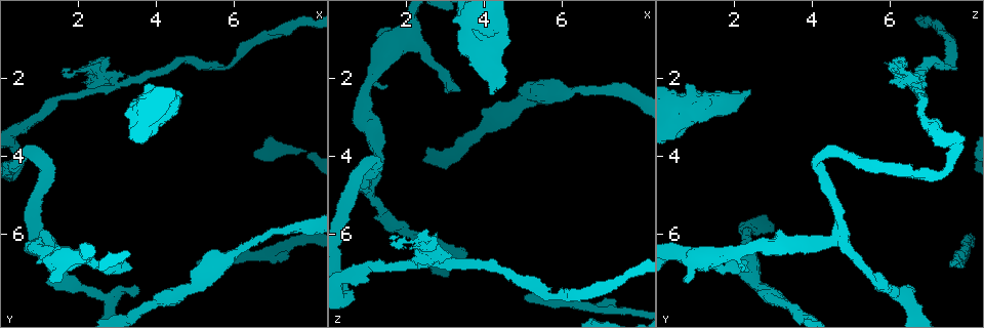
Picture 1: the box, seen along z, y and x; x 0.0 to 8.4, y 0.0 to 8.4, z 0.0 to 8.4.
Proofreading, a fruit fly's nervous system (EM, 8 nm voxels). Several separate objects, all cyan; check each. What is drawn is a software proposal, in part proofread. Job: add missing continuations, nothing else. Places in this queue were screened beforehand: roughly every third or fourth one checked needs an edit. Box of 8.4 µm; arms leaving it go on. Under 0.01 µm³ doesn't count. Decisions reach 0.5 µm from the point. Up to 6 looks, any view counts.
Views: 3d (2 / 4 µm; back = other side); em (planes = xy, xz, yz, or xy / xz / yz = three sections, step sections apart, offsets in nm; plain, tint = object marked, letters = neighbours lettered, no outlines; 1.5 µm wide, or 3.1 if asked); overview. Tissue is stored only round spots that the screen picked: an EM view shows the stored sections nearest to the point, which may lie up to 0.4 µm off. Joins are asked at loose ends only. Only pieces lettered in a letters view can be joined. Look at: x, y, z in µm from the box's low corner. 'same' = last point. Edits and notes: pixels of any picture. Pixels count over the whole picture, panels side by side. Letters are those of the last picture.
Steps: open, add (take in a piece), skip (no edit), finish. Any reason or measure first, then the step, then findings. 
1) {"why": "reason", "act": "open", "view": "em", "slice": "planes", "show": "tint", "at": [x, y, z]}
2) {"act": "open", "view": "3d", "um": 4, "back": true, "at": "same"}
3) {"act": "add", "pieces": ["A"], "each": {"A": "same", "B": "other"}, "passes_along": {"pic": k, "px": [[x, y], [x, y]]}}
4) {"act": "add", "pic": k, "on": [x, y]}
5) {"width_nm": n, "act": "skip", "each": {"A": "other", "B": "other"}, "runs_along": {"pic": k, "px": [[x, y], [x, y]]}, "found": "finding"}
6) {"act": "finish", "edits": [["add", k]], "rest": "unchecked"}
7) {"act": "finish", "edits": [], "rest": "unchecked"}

{"why": "an open end", "act": "open", "view": "em", "slice": "yz", "step": 8, "show": "tint", "at": [5.05, 6.80, 7.65]}

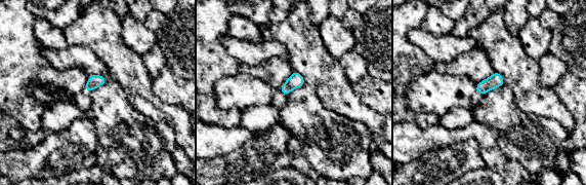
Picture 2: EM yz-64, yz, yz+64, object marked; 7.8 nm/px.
{"why": "cut it another way", "act": "open", "view": "em", "slice": "xy", "step": 4, "show": "letters", "at": "same"}

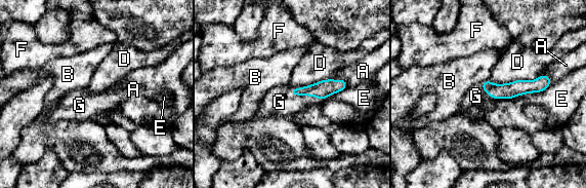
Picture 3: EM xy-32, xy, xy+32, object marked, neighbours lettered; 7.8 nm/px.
{"act": "add", "pieces": ["G"], "each": {"A": "other", "B": "other", "D": "other", "E": "other", "F": "other", "G": "same"}, "passes_along": {"pic": 3, "px": [[322, 89], [304, 95], [279, 102]]}, "found": "it goes on there"}

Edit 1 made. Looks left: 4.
{"why": "free end", "act": "open", "view": "3d", "um": 2, "at": [3.35, 6.90, 2.30]}

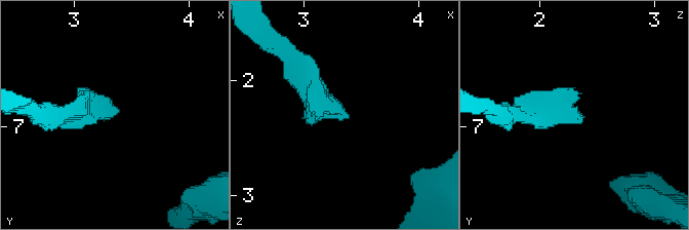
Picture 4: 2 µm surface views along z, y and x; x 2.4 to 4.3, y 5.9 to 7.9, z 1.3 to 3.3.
{"why": "need the tissue", "act": "open", "view": "em", "slice": "planes", "show": "tint", "at": [3.38, 6.84, 2.34]}

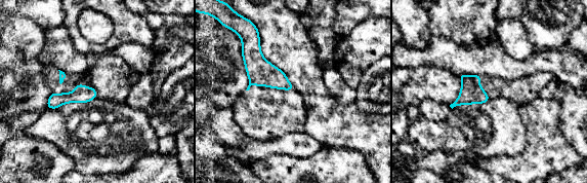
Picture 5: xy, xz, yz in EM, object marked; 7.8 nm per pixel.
{"act": "open", "view": "em", "slice": "planes", "show": "letters", "at": "same"}

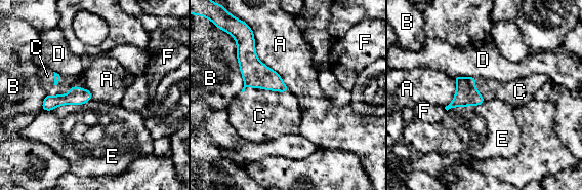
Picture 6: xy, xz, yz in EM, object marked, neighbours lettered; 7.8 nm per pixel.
{"act": "add", "pieces": ["C"], "each": {"A": "other", "B": "other", "C": "same", "D": "other", "E": "other", "F": "other"}, "passes_along": {"pic": 6, "px": [[255, 74], [263, 88], [259, 116]]}, "found": "it goes on there"}

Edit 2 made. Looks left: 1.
{"act": "finish", "edits": [["add", 3], ["add", 6]], "rest": "unchecked"}

